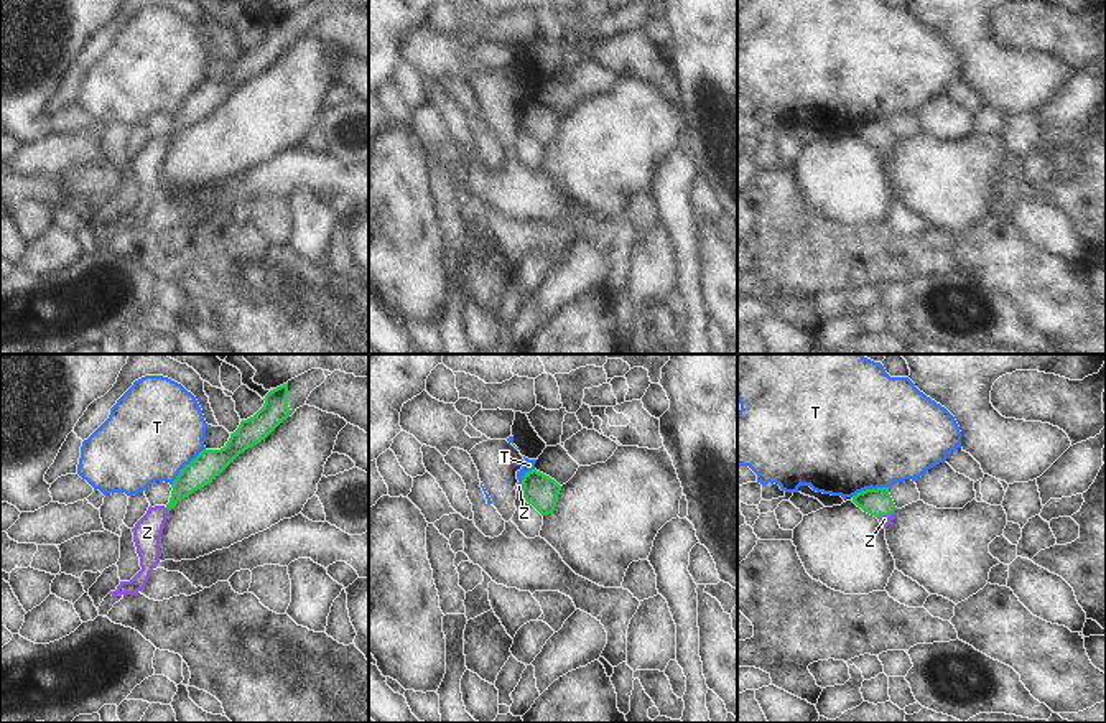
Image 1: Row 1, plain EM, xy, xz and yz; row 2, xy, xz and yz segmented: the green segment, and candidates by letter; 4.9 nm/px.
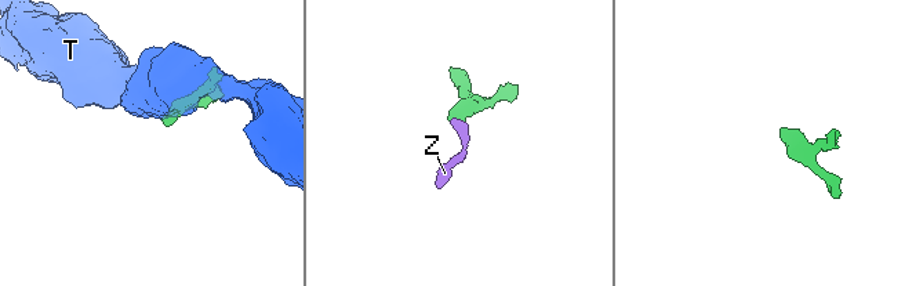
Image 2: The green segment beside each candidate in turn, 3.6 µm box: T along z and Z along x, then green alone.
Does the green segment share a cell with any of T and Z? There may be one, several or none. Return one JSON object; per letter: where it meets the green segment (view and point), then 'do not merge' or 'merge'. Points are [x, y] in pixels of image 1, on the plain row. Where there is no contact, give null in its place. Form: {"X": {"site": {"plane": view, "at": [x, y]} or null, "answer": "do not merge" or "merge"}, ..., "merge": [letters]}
{"T": {"site": {"plane": "xy", "at": [185, 97]}, "answer": "do not merge"}, "Z": {"site": {"plane": "yz", "at": [886, 145]}, "answer": "merge"}, "merge": ["Z"]}

